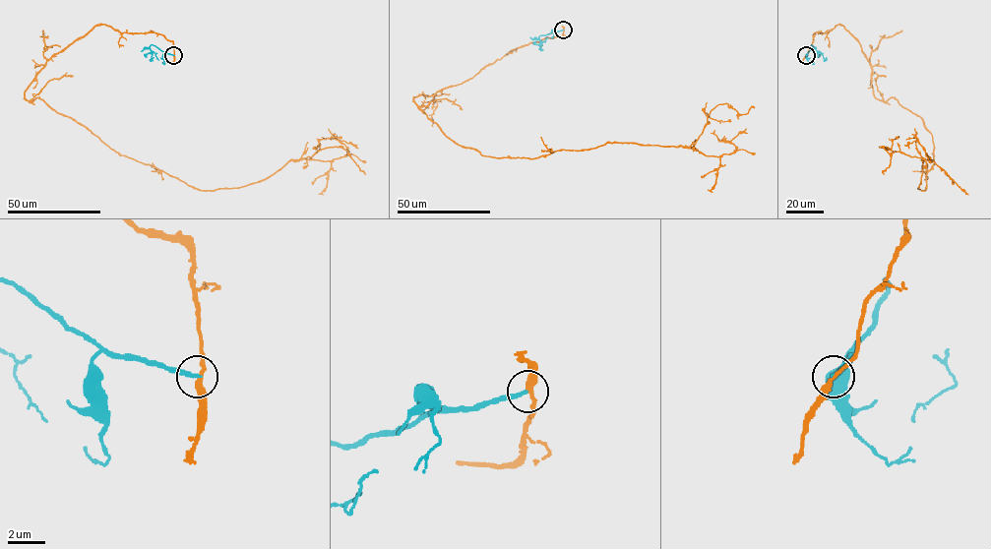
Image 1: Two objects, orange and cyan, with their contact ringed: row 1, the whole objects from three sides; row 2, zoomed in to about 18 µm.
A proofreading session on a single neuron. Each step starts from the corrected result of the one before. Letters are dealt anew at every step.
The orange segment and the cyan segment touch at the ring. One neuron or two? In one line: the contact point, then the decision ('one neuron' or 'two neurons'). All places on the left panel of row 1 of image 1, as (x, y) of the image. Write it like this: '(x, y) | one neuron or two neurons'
(173, 55) | two neurons

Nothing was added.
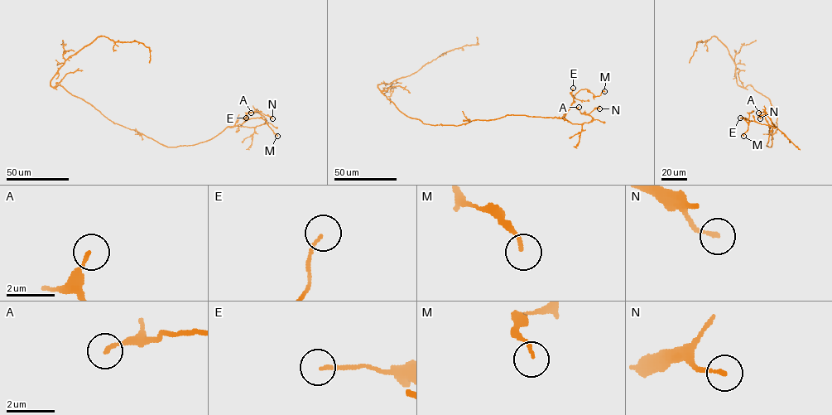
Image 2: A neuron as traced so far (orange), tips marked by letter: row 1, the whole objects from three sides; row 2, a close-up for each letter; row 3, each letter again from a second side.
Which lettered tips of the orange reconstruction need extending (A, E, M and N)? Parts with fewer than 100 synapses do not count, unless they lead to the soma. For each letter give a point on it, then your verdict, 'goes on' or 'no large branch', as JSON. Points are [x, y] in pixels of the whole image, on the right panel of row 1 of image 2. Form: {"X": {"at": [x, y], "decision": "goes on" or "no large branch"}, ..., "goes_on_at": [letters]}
{"A": {"at": [758, 113], "decision": "no large branch"}, "E": {"at": [740, 118], "decision": "no large branch"}, "M": {"at": [743, 136], "decision": "no large branch"}, "N": {"at": [760, 118], "decision": "no large branch"}, "goes_on_at": []}

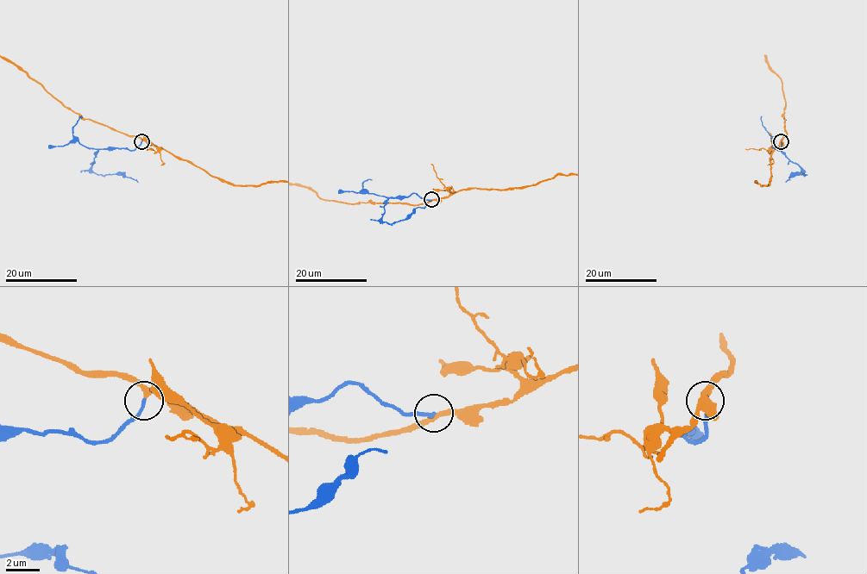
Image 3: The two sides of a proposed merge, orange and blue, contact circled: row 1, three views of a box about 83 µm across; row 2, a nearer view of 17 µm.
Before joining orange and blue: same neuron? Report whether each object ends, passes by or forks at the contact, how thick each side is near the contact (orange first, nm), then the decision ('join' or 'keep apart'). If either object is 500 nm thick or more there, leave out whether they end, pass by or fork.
orange passes by | blue ends | 240/190 nm | join

